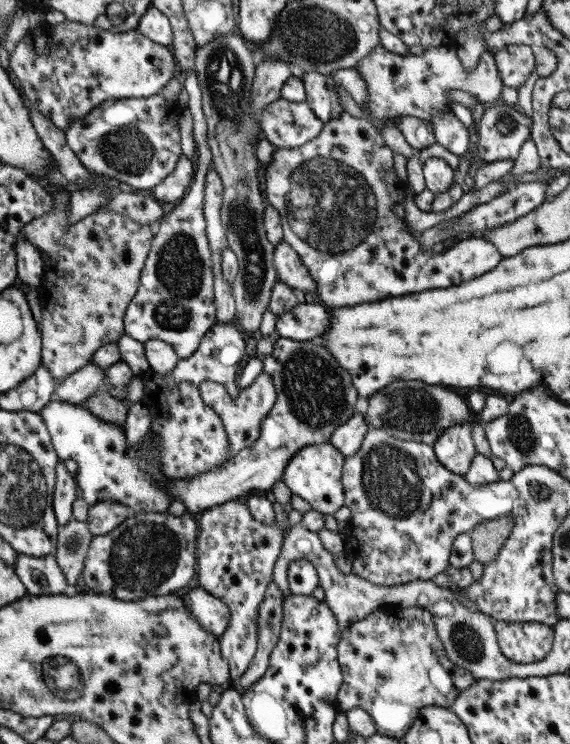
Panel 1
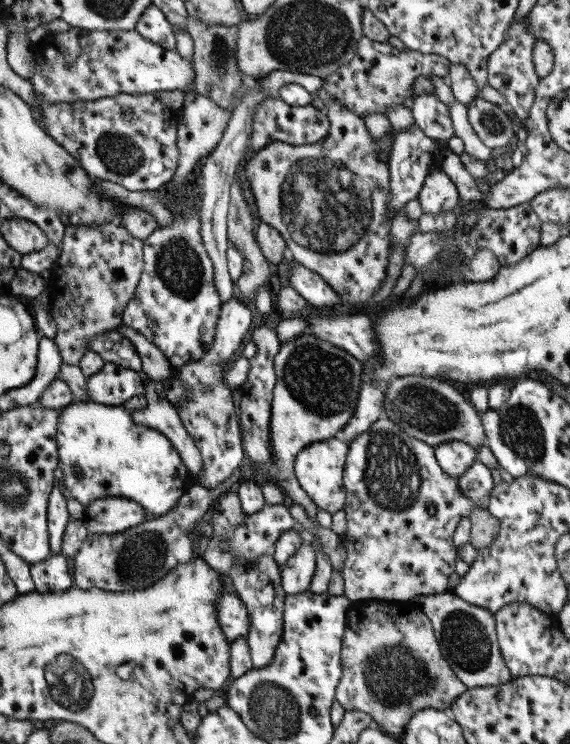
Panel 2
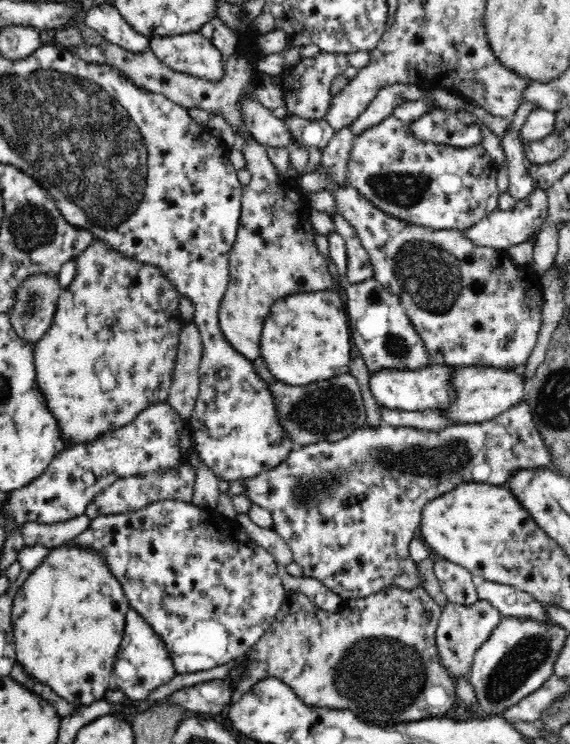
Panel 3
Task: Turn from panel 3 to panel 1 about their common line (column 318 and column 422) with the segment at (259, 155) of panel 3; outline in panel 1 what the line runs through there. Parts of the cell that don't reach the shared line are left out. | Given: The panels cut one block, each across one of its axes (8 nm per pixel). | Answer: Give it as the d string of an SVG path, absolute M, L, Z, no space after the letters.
M343 112L337 118L322 123L319 134L301 147L276 147L266 164L264 186L267 205L279 213L283 240L296 252L307 274L315 281L315 297L325 308L351 307L454 287L481 277L501 261L502 257L493 244L475 237L461 237L449 243L439 254L419 249L419 237L403 223L403 187L393 169L393 155L369 120Z

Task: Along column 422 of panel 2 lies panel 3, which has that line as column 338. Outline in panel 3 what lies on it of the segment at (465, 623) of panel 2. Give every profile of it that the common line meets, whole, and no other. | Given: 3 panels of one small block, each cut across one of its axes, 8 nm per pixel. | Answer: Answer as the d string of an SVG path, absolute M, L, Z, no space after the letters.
M284 567L278 568L285 590L297 590L305 594L318 610L327 613L339 613L344 601L338 594L332 592L323 582L312 577L294 578Z

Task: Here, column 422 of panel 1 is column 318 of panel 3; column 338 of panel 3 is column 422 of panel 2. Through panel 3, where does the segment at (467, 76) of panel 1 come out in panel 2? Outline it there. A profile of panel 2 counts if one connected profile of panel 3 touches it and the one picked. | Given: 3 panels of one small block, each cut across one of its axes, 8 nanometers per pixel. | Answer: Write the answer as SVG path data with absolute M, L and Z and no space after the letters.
M367 37L357 41L355 48L355 54L349 62L320 78L320 87L357 116L371 112L384 114L388 106L403 105L409 99L412 101L414 94L410 88L415 78L428 78L431 74L445 78L450 65L444 56L423 54L409 49L397 50L388 42L375 42Z

